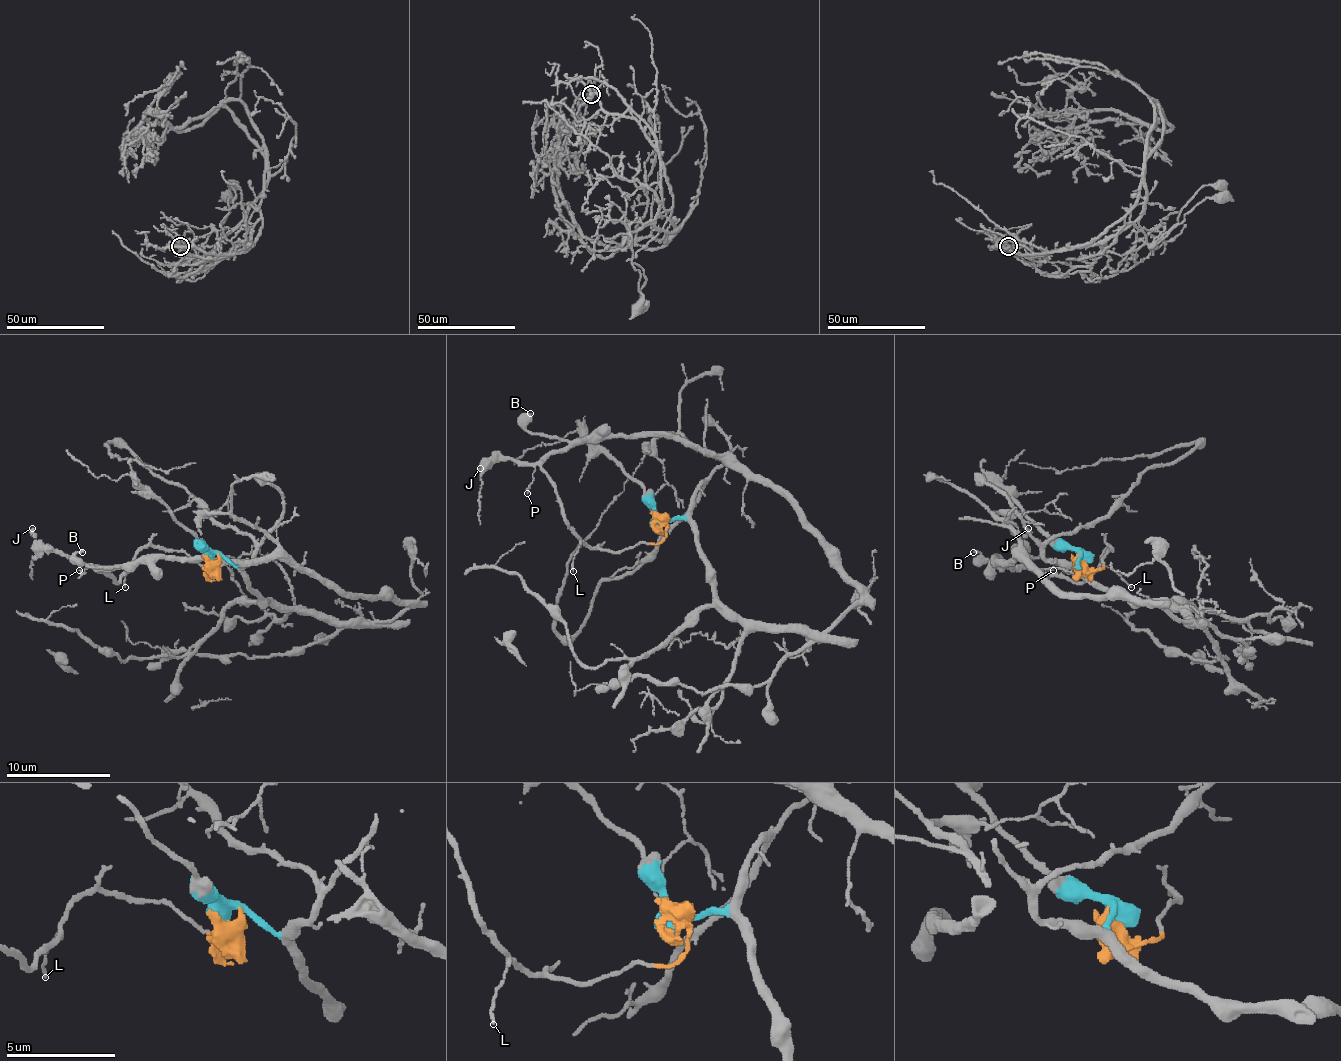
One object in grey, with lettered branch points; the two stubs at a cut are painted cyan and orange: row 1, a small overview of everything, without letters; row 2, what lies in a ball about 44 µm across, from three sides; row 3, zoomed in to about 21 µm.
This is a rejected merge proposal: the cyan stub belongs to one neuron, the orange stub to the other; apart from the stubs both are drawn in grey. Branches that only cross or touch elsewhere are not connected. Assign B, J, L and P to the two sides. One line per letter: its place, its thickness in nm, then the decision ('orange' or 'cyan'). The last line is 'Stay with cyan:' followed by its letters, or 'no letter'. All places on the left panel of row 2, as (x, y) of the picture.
B: at (82, 552); 130 nm thick; orange
J: at (32, 528); 200 nm thick; orange
L: at (125, 587); 90 nm thick; orange
P: at (79, 570); 80 nm thick; orange
Stay with cyan: no letter

